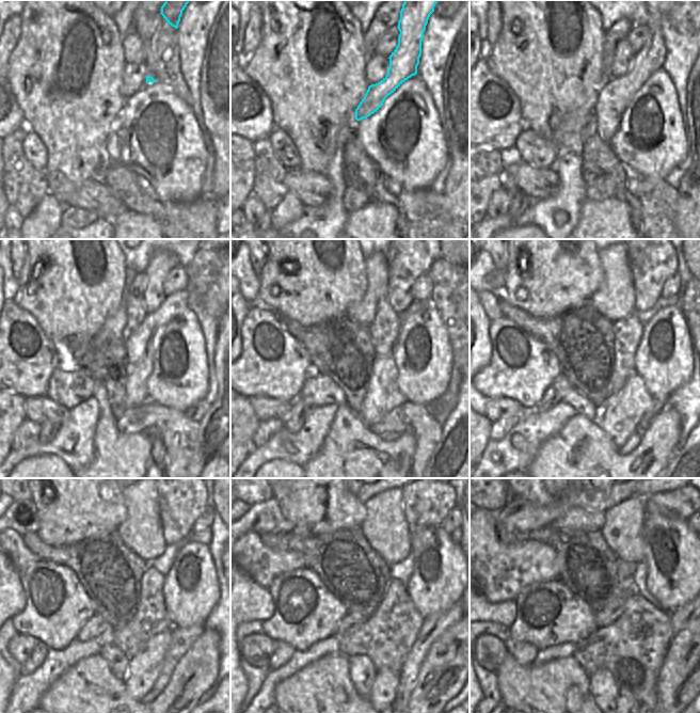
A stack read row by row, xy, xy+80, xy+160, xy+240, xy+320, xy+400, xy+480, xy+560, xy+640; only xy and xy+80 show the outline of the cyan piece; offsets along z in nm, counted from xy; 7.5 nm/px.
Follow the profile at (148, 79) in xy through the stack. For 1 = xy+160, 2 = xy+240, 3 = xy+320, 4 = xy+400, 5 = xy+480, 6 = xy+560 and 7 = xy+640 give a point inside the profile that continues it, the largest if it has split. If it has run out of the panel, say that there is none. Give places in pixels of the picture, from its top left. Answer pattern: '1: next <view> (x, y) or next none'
1: next xy+160 (615, 94)
2: next xy+240 (139, 344)
3: next xy+320 (382, 395)
4: next xy+400 (620, 416)
5: next xy+480 (145, 667)
6: next xy+560 (384, 687)
7: next xy+640 (624, 695)

